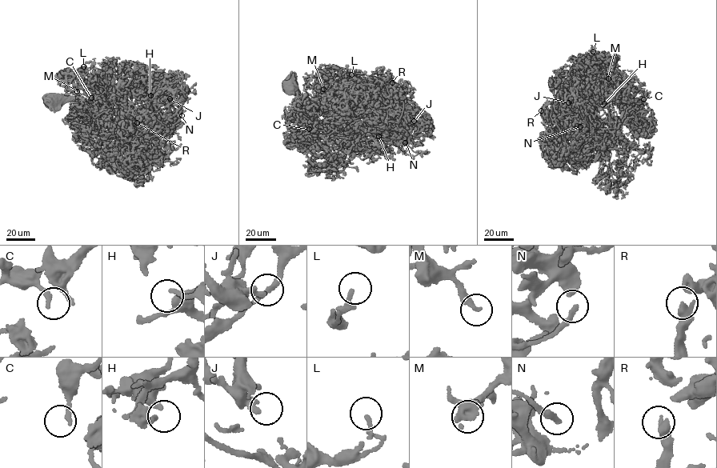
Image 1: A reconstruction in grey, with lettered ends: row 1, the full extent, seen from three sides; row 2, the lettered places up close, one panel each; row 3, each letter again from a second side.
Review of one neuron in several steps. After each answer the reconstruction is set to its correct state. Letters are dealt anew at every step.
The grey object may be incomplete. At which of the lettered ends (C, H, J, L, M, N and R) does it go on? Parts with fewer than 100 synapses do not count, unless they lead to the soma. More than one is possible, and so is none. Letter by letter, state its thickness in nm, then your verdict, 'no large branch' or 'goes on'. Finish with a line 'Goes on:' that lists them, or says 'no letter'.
C: 240 nm thick; no large branch
H: 140 nm thick; no large branch
J: 260 nm thick; no large branch
L: 140 nm thick; no large branch
M: 280 nm thick; no large branch
N: 280 nm thick; no large branch
R: 360 nm thick; no large branch
Goes on: no letter

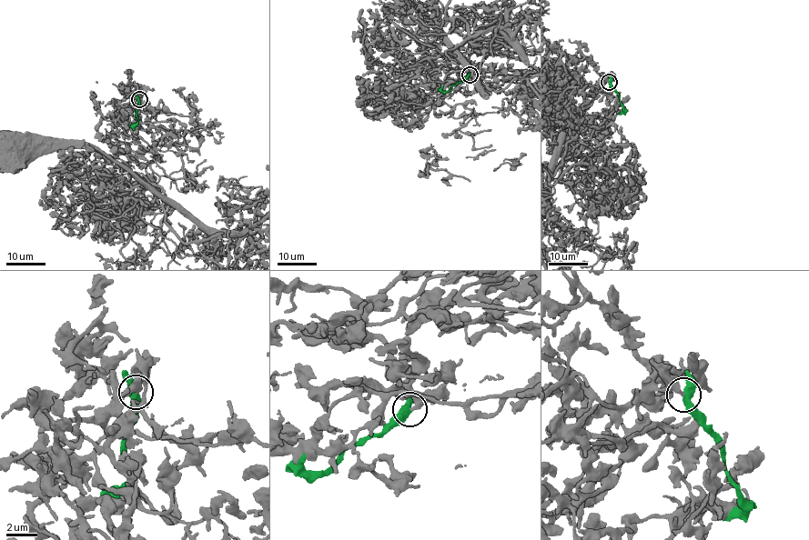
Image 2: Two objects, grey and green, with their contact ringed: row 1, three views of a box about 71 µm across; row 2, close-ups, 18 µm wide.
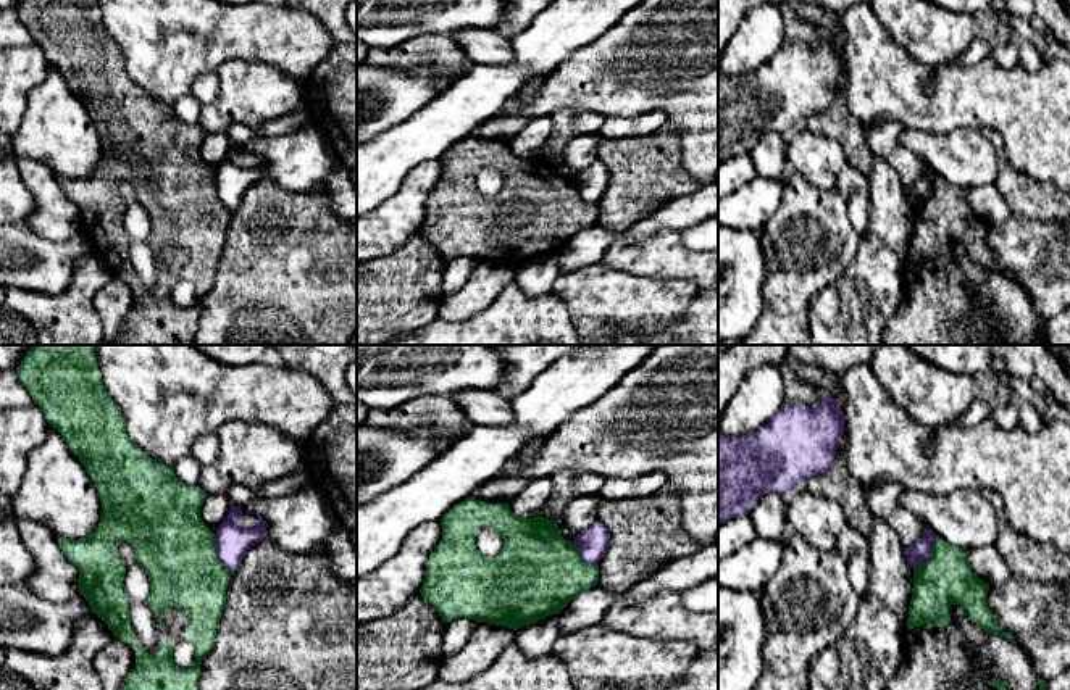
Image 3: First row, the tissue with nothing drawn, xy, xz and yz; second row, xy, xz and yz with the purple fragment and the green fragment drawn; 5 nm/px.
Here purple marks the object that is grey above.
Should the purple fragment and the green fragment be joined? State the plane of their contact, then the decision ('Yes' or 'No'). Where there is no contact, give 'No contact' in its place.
Touches purple in xy. No

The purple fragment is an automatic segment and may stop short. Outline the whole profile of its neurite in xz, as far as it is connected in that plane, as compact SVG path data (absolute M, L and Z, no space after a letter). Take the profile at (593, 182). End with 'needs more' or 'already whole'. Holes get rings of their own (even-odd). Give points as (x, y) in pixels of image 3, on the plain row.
M596 160L575 176L575 182L586 202L597 203L610 187L610 172L600 160Z; already whole

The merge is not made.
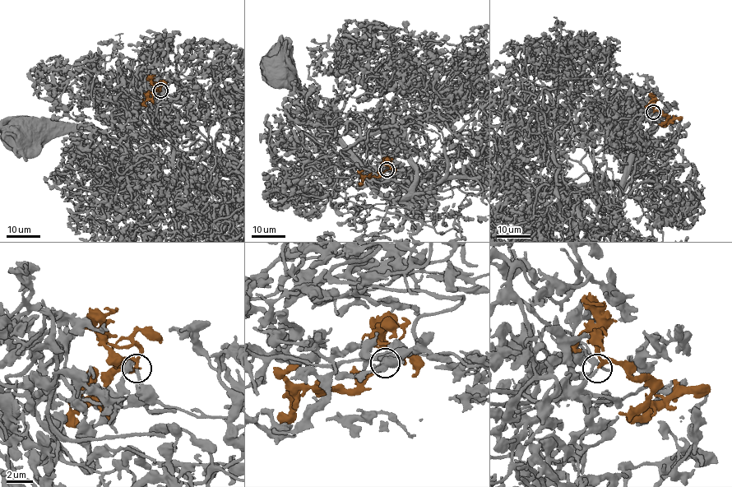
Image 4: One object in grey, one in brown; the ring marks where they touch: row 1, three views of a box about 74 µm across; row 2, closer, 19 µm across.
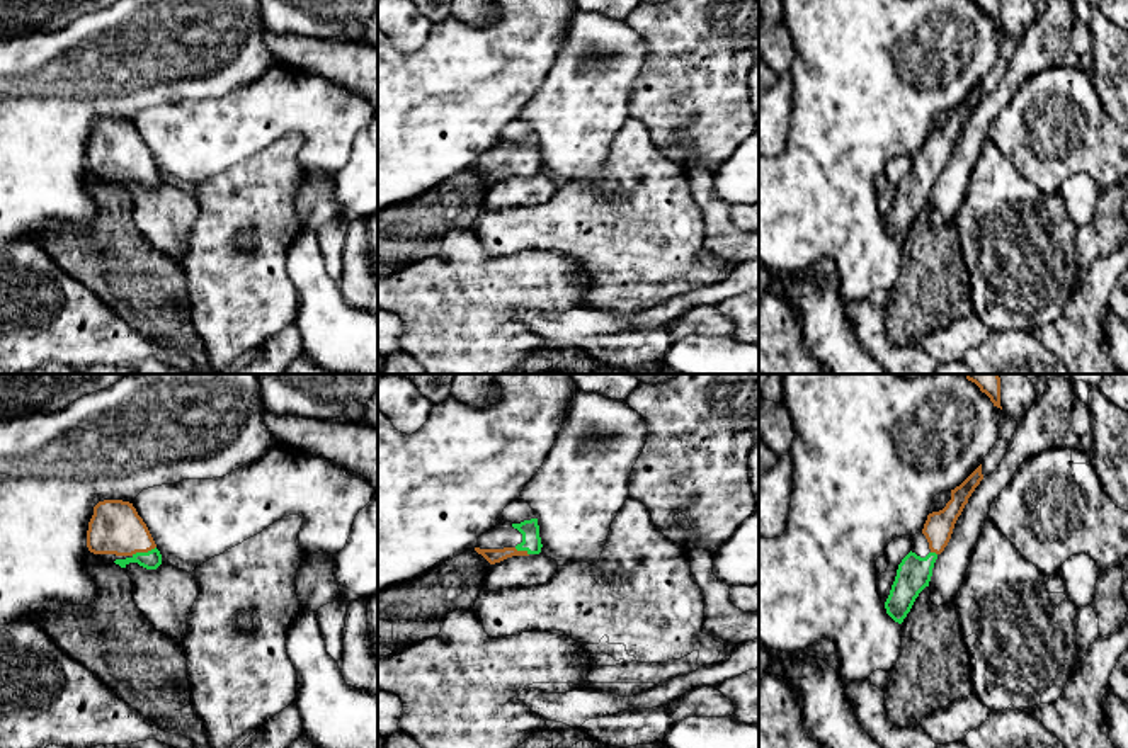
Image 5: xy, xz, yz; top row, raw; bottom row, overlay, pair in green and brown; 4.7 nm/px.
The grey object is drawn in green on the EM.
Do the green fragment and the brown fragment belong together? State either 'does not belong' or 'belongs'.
belongs

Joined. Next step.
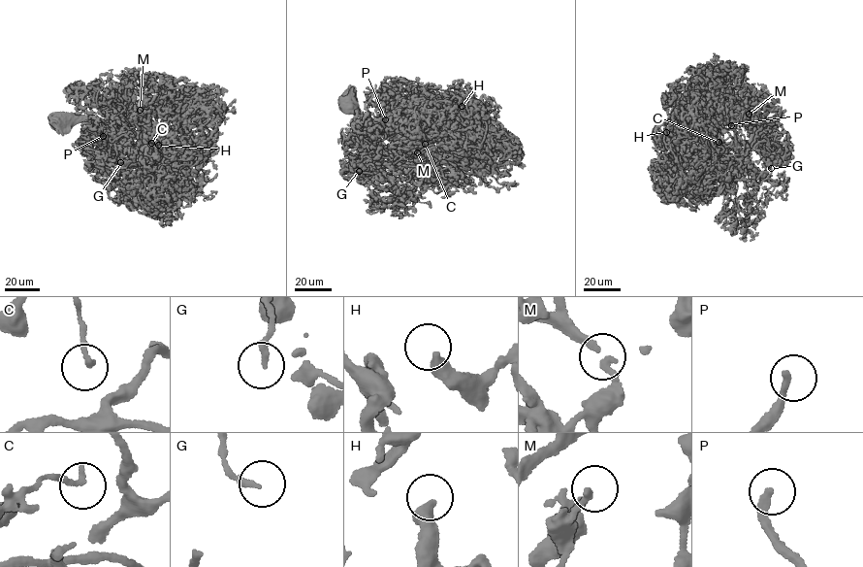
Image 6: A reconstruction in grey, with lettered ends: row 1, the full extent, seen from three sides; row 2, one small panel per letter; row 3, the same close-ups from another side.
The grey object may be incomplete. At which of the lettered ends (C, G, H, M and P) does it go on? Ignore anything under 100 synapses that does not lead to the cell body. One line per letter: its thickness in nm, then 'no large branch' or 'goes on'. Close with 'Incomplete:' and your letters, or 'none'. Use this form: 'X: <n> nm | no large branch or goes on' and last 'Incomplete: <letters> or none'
C: 120 nm | no large branch
G: 190 nm | no large branch
H: 420 nm | no large branch
M: 200 nm | no large branch
P: 240 nm | goes on
Incomplete: P

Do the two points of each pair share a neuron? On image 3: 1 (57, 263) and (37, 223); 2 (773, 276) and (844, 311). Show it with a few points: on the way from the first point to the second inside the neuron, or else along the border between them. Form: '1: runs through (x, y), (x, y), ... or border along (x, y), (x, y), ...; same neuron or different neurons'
1: border along (25, 226), (54, 241), (68, 241), (78, 232); different neurons
2: border along (843, 271), (810, 302), (809, 328); different neurons

